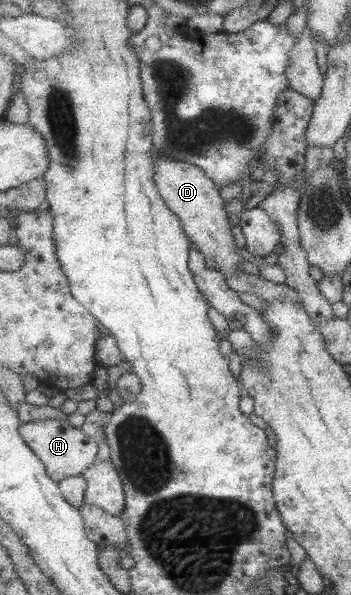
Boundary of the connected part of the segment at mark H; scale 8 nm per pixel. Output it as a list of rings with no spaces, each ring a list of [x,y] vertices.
[[[46,419],[29,421],[20,426],[20,433],[25,443],[46,464],[48,473],[58,483],[69,477],[82,476],[93,466],[99,454],[99,444],[88,434],[83,434],[80,427],[73,427],[68,421]]]

